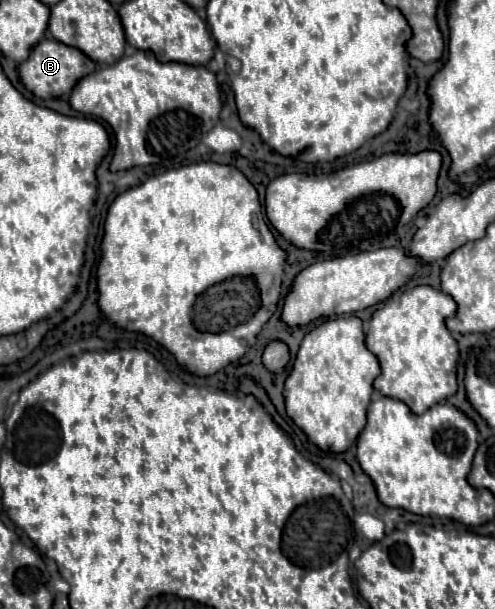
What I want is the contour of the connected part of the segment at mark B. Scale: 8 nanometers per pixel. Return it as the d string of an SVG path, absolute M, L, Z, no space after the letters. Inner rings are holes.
M45 38L31 50L29 58L23 64L19 64L19 76L25 88L29 88L35 96L47 100L47 98L61 98L63 94L69 94L81 78L93 72L91 66L95 66L95 62L79 48L61 44L53 38Z

